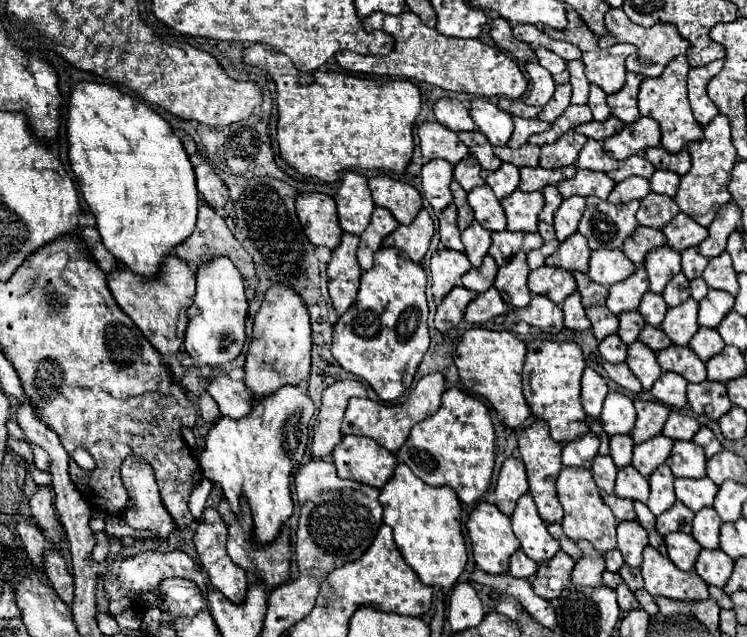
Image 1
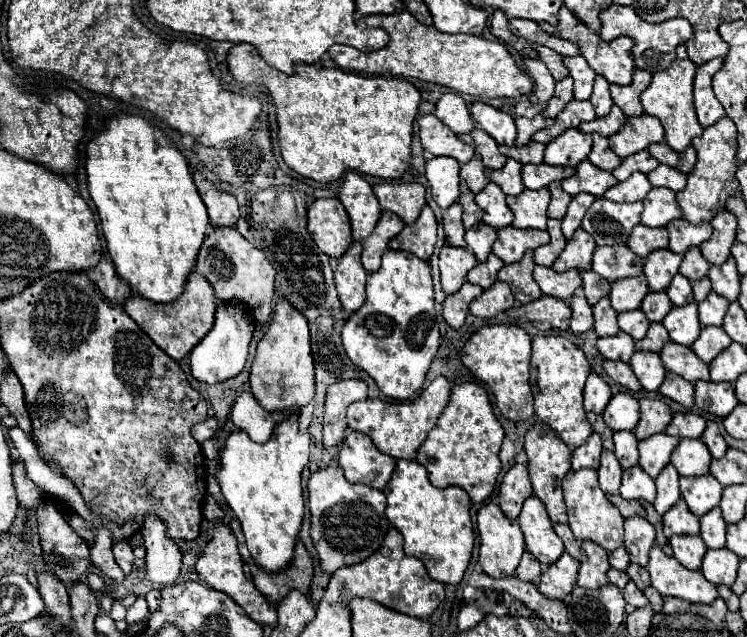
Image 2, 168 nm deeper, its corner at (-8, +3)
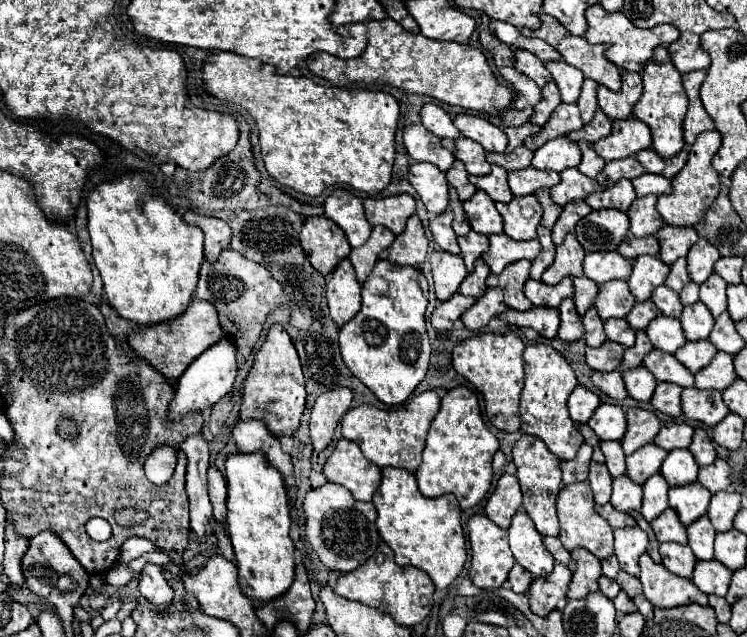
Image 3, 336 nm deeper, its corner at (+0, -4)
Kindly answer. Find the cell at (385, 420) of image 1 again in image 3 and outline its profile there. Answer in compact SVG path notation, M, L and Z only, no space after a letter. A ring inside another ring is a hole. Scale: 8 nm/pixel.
M427 390L419 396L413 396L409 402L405 402L403 406L389 410L389 412L363 404L363 406L351 408L343 416L343 420L341 420L343 438L357 442L359 448L363 450L365 458L371 460L373 464L377 464L379 468L395 466L395 468L405 468L405 470L415 472L417 466L421 464L421 452L425 446L425 436L429 432L429 424L437 416L439 406L441 406L441 398L435 390Z

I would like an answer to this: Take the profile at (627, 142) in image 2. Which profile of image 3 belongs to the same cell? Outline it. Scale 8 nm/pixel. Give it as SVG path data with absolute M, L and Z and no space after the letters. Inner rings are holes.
M631 116L627 120L613 120L611 136L595 142L593 148L601 158L609 162L617 158L635 156L639 150L645 150L651 144L653 144L653 138L647 124Z

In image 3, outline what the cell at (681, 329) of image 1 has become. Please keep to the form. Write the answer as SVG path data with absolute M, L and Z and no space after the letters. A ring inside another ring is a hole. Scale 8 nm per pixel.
M661 314L647 326L645 332L647 332L647 336L655 348L669 352L669 354L675 354L677 348L687 344L683 326L677 318L669 318L669 316Z

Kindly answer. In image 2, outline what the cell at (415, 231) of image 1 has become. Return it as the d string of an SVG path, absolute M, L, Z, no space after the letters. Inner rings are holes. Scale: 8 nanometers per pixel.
M429 205L423 207L419 219L411 225L405 225L403 231L389 243L389 249L401 249L417 255L423 261L429 261L435 249L437 239L437 221Z

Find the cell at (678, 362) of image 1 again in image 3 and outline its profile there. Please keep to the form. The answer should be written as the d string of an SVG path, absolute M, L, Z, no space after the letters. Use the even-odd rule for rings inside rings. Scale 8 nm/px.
M651 350L643 358L643 366L647 366L659 382L673 382L681 388L695 386L693 372L687 372L687 368L673 354L665 354L663 350Z

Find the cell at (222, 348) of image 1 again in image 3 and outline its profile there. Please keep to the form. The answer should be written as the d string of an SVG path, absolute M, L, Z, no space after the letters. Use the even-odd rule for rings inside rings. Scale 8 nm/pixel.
M229 334L221 336L219 344L213 344L211 348L207 348L203 352L203 356L197 356L187 370L181 374L181 378L177 380L177 394L175 400L171 402L171 418L181 418L183 414L191 412L191 410L203 410L207 406L213 406L215 402L219 402L231 388L237 376L237 348L233 344L233 338Z

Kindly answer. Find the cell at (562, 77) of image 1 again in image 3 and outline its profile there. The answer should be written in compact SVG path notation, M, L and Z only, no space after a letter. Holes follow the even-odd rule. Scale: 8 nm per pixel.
M515 50L515 58L517 58L515 68L519 72L523 72L525 76L529 76L539 88L543 88L551 80L551 74L547 72L545 64L535 54L531 54L527 50Z

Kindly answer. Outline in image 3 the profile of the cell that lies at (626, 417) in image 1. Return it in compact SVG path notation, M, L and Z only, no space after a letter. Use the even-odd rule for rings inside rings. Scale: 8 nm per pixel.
M601 404L591 416L589 426L599 436L599 440L621 440L627 428L625 412L617 404Z

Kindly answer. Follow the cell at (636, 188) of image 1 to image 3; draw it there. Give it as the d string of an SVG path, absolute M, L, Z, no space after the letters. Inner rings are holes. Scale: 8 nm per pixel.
M619 180L619 182L617 182L613 188L609 188L609 190L593 192L591 196L585 198L585 202L587 202L593 210L599 210L599 208L617 208L617 210L627 212L635 198L637 198L637 194L635 194L633 184L631 184L629 180Z

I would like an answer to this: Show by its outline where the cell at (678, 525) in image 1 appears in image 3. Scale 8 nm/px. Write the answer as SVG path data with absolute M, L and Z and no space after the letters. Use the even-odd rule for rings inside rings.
M667 508L665 512L661 512L653 522L653 532L657 536L659 542L679 542L679 544L687 544L687 530L681 524L681 520L677 518L677 514Z

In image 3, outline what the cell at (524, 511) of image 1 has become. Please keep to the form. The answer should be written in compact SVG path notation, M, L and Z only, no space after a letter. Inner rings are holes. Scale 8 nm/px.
M519 510L509 526L509 546L515 560L535 578L551 574L555 560L543 546L543 536L537 532L533 520L525 510Z

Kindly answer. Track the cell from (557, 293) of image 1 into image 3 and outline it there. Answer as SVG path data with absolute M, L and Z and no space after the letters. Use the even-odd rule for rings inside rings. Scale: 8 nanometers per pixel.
M563 278L563 282L555 286L547 286L545 282L537 280L527 280L525 284L525 296L535 304L535 306L553 306L557 308L563 298L573 296L573 284L571 278Z

